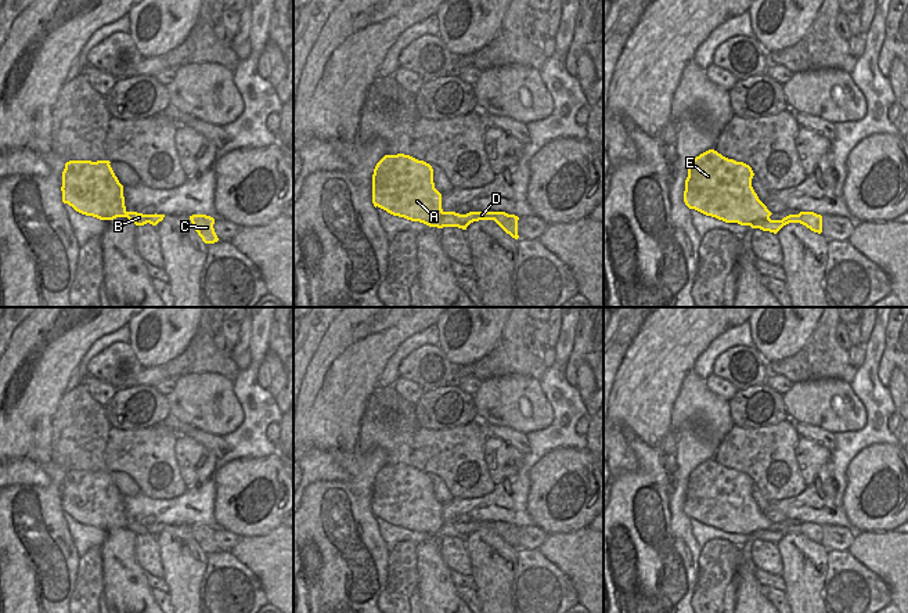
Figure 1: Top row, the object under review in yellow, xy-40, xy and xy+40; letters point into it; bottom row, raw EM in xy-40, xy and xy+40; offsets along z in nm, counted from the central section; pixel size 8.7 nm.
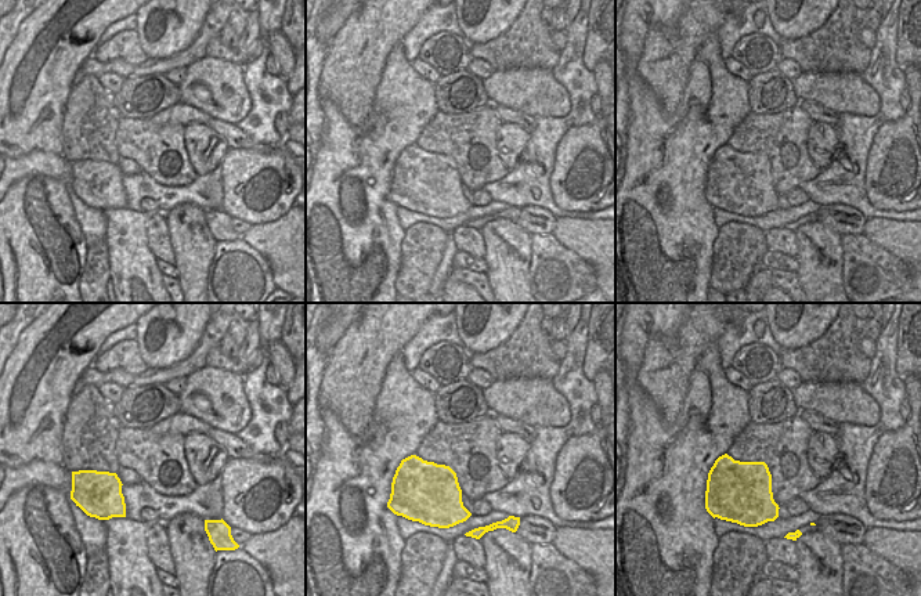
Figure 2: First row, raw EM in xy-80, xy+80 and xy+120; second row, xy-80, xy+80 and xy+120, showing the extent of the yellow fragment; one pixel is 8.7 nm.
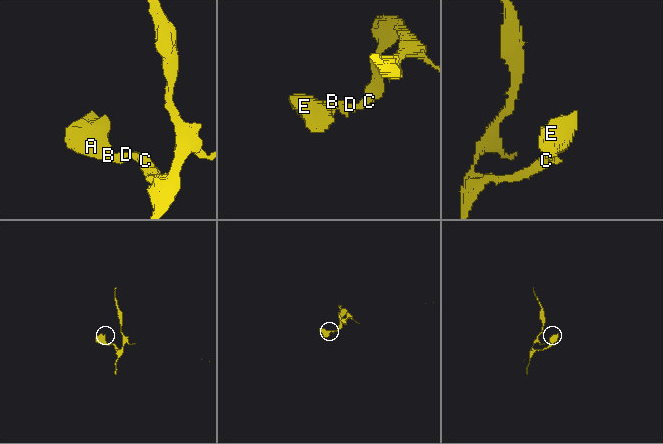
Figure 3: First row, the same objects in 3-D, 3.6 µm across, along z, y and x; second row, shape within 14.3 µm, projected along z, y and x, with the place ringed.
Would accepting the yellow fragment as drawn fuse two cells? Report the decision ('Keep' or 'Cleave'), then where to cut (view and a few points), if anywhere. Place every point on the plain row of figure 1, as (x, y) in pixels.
Keep. No split

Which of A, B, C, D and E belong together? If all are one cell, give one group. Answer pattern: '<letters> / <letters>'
A B C D E

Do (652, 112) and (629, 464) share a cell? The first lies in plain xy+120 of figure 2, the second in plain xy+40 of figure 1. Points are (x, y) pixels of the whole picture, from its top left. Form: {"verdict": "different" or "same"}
{"verdict": "different"}

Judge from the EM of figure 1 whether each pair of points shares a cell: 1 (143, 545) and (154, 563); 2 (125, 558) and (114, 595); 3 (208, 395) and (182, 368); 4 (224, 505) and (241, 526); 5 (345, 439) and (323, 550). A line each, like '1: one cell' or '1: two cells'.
1: one cell
2: one cell
3: two cells
4: one cell
5: two cells

